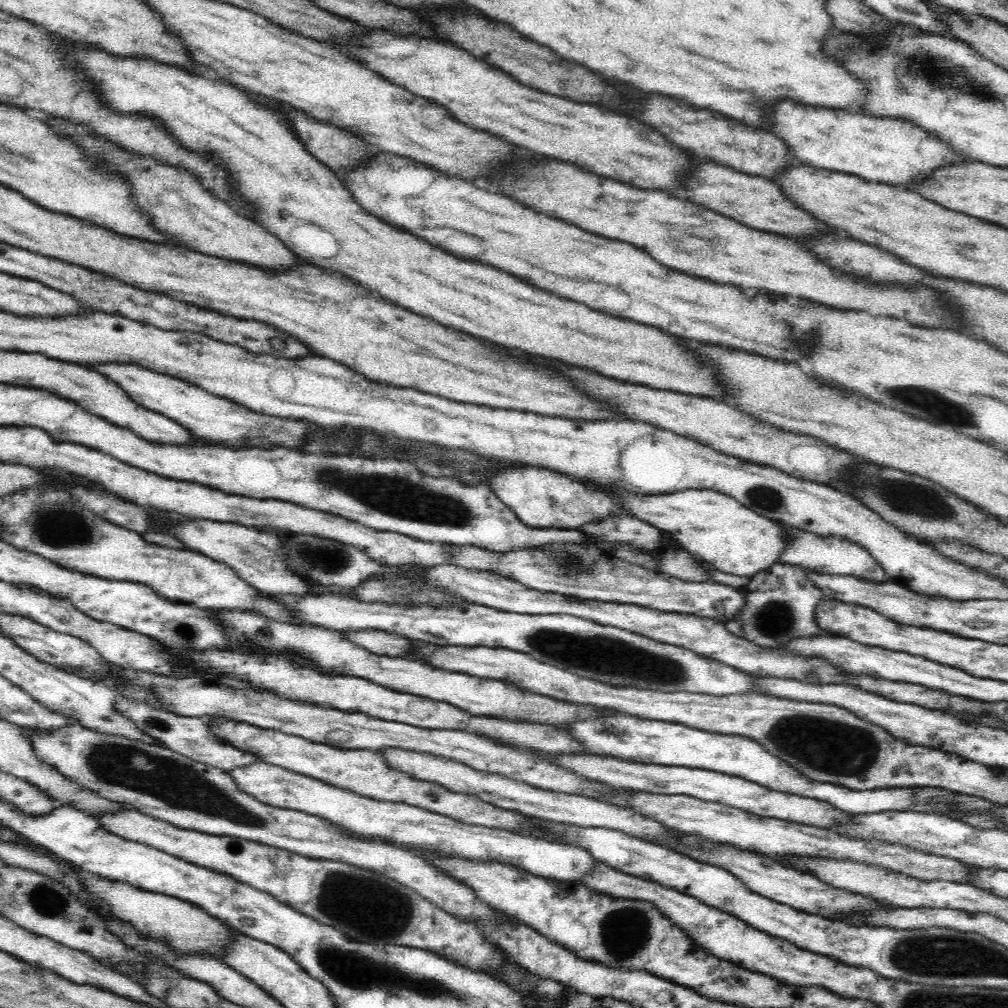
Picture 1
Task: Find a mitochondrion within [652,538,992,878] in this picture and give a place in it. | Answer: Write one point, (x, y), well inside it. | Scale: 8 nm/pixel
(825, 745)

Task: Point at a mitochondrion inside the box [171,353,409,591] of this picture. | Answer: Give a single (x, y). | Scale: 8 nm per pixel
(324, 557)

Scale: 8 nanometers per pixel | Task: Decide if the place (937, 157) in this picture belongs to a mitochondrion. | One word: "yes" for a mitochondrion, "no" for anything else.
no

